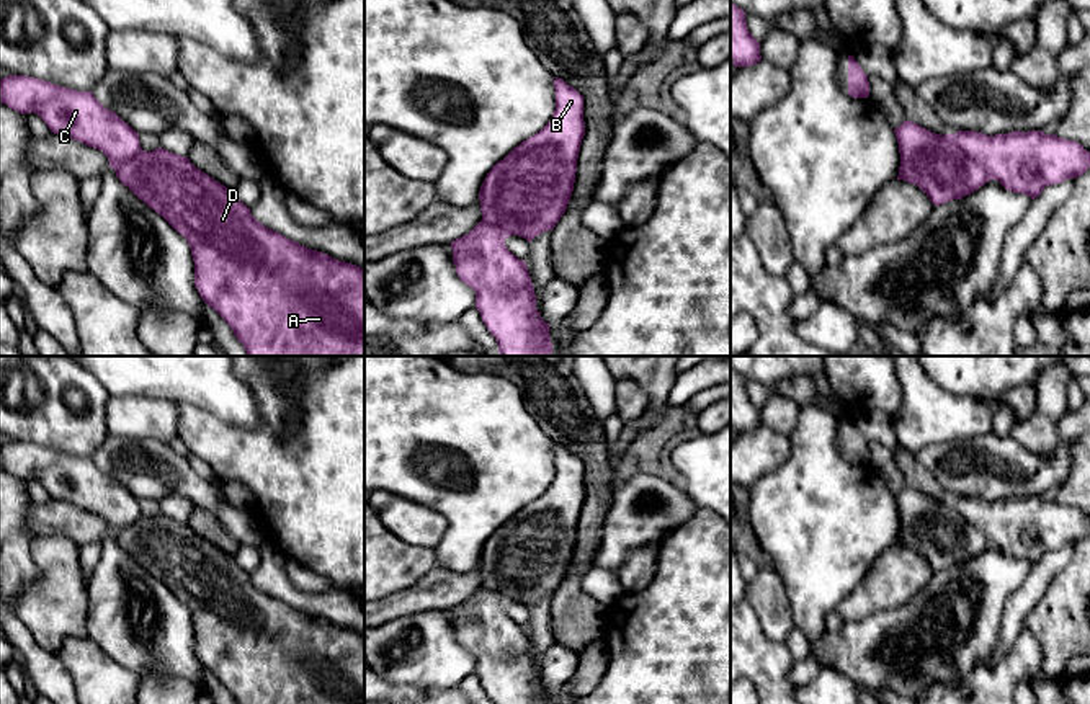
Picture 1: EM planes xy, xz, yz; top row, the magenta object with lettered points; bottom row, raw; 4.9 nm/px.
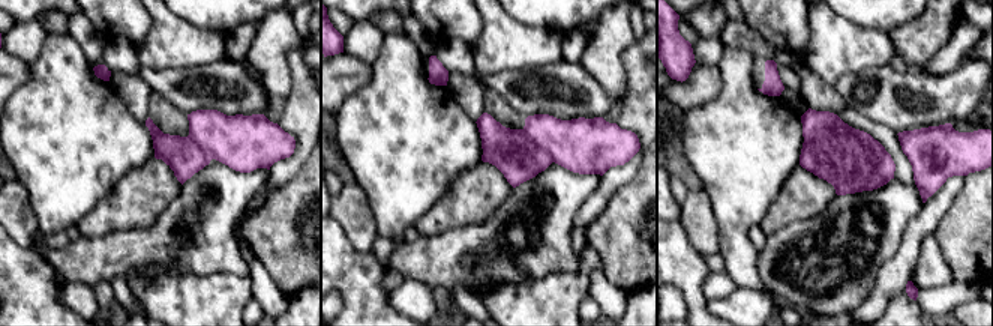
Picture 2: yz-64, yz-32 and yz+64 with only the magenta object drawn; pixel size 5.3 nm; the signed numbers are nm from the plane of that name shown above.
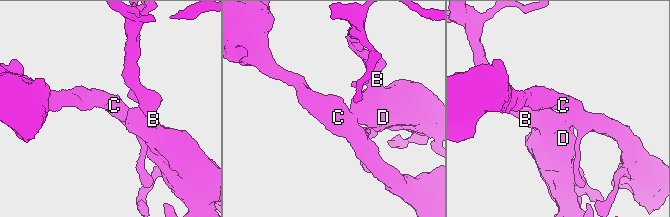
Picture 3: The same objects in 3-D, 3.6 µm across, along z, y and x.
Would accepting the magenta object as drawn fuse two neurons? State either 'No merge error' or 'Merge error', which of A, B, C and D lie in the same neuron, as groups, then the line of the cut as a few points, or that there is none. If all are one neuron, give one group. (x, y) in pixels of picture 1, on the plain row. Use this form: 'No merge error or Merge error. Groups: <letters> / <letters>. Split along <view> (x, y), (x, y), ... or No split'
Merge error. Groups: A B D / C. Split along yz (953, 502), (955, 508), (991, 544)

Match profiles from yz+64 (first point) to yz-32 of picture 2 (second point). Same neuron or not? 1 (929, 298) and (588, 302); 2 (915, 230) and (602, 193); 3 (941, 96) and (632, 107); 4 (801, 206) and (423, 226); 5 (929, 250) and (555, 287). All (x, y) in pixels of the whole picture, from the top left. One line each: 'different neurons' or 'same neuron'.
1: same neuron
2: same neuron
3: different neurons
4: same neuron
5: same neuron

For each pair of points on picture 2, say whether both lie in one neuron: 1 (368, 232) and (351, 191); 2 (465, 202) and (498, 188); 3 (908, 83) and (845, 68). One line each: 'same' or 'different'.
1: same
2: same
3: same

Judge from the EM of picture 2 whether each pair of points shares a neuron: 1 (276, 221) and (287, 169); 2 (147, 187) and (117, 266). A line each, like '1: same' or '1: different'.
1: different
2: different

